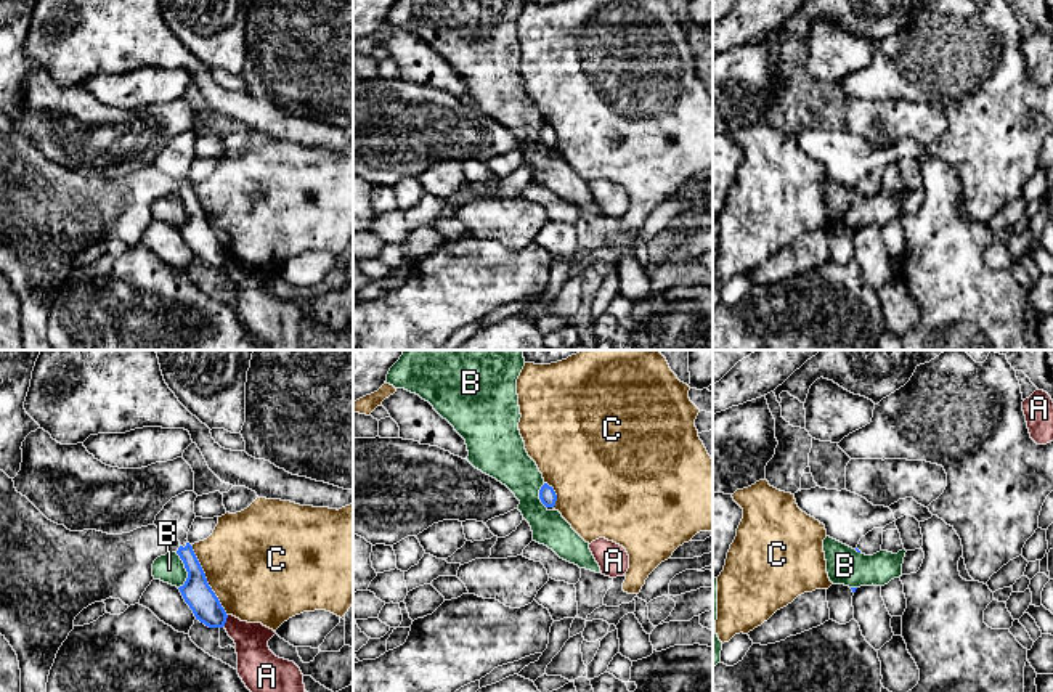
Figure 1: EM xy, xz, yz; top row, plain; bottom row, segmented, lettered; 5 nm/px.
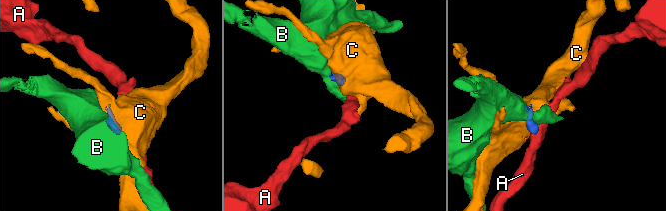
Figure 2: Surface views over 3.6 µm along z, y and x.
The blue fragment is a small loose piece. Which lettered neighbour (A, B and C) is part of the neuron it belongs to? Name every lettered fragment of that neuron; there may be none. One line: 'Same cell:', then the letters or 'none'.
Same cell: none

